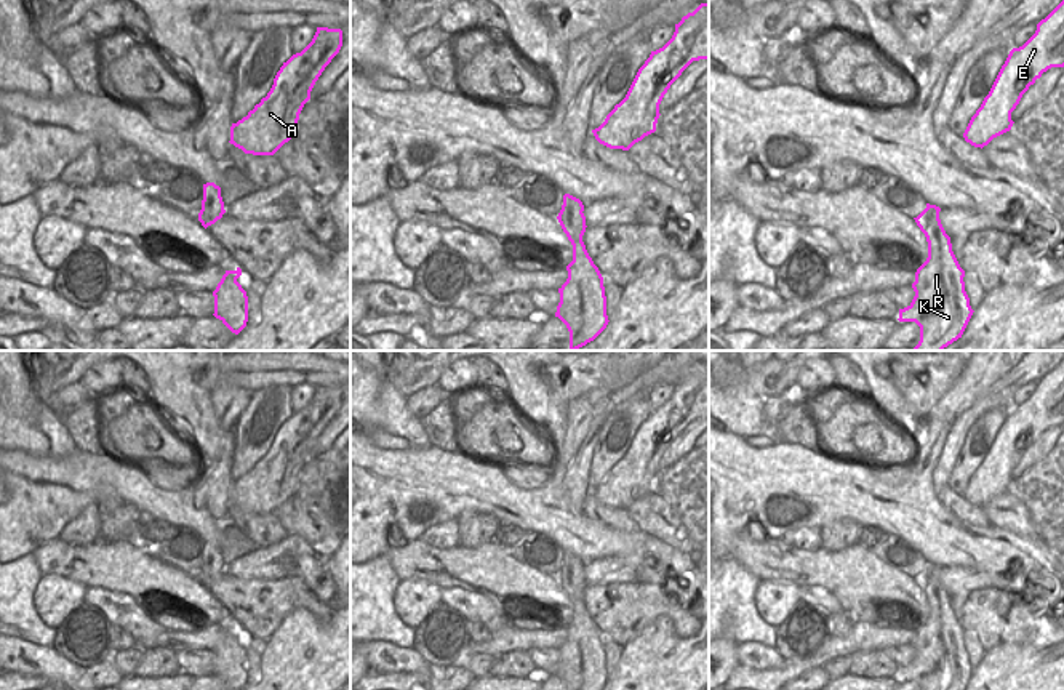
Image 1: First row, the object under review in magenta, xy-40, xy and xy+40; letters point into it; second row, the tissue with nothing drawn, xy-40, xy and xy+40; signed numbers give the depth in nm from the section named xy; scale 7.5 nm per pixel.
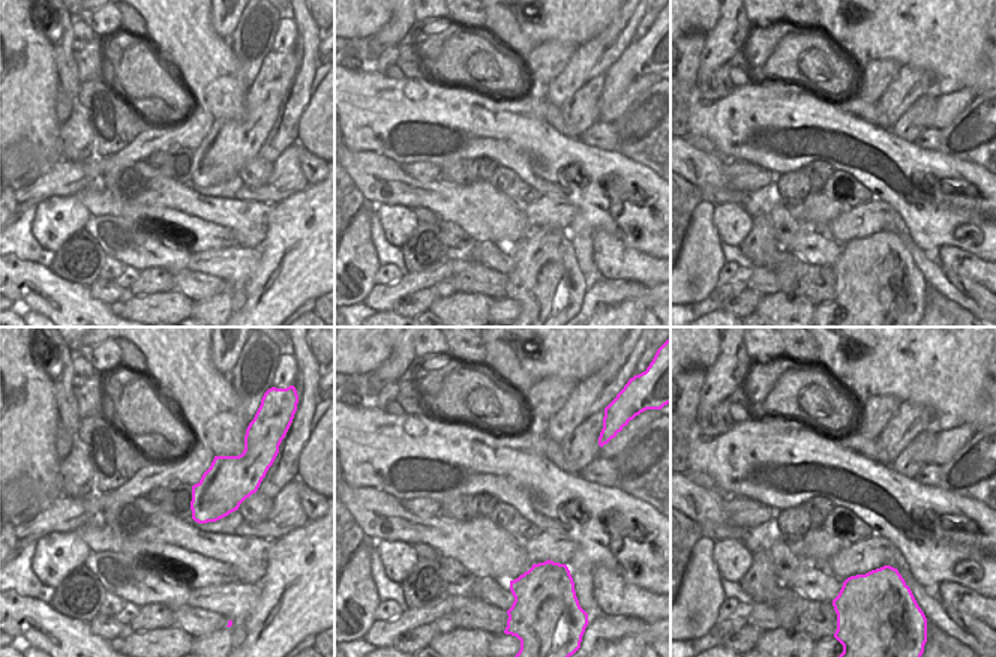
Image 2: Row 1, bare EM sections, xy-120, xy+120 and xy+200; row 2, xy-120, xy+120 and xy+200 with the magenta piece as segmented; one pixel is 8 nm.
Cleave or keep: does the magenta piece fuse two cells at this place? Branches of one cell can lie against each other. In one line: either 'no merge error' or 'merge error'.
no merge error

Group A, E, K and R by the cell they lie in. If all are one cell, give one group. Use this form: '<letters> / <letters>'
A E K R

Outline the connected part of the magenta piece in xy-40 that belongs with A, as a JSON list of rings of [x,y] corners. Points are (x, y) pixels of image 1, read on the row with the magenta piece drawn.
[[[317,27],[312,42],[283,62],[267,96],[232,123],[229,142],[245,154],[274,155],[294,136],[315,82],[341,46],[341,29]]]

